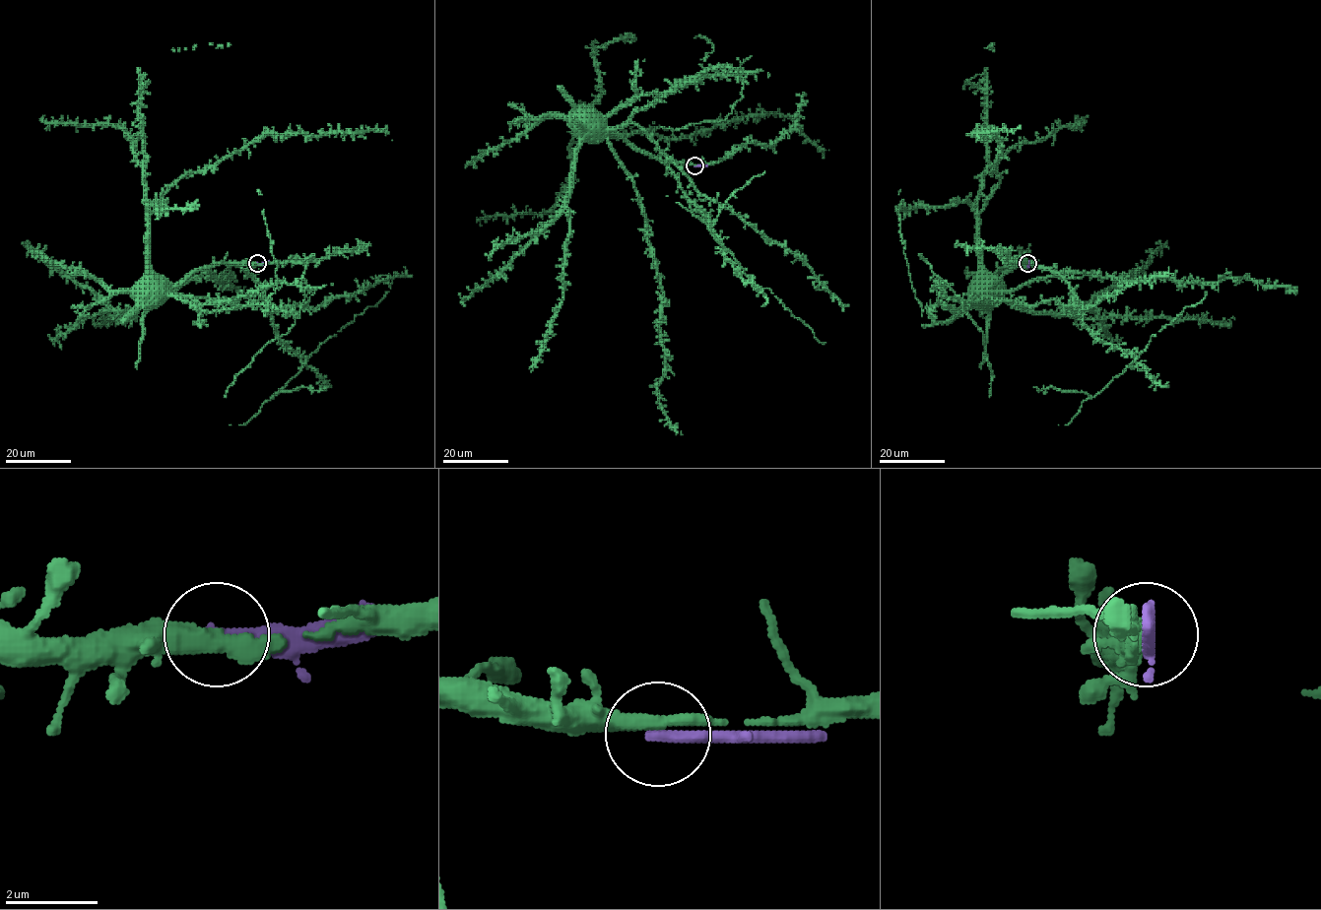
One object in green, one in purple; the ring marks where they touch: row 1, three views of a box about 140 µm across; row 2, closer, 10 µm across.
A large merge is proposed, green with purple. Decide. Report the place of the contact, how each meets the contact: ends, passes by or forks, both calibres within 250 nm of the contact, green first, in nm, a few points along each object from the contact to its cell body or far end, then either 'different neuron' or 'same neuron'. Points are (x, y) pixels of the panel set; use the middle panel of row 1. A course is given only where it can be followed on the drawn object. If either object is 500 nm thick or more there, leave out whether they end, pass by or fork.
(694, 165) | green passes by | purple ends | 360/380 nm | green via (694, 165), (657, 161), (635, 150), (612, 132), (598, 115), (586, 111) | purple via (694, 165), (706, 165) | same neuron

